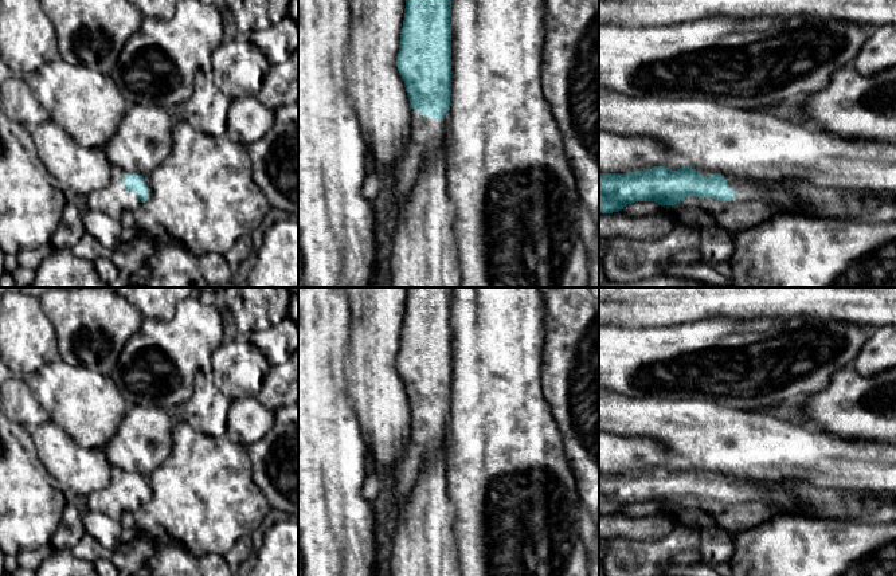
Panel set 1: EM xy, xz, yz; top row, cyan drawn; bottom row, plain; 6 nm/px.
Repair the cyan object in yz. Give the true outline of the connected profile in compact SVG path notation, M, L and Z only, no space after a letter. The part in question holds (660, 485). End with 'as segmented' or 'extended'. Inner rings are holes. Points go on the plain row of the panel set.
M656 467L629 474L599 474L599 514L613 514L635 502L656 502L661 506L680 505L686 497L712 498L719 502L744 503L756 499L775 499L780 503L779 513L818 520L842 520L860 522L889 522L896 521L896 495L879 493L873 499L865 501L856 514L845 513L841 517L830 517L810 508L802 508L791 495L770 489L764 482L737 479L733 477L713 474L709 471L696 471L682 467L672 471L666 467Z; extended

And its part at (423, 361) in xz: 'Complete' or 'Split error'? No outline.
Split error

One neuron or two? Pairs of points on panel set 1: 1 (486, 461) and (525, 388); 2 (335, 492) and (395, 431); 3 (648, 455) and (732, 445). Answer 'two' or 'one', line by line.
1: one
2: two
3: two

